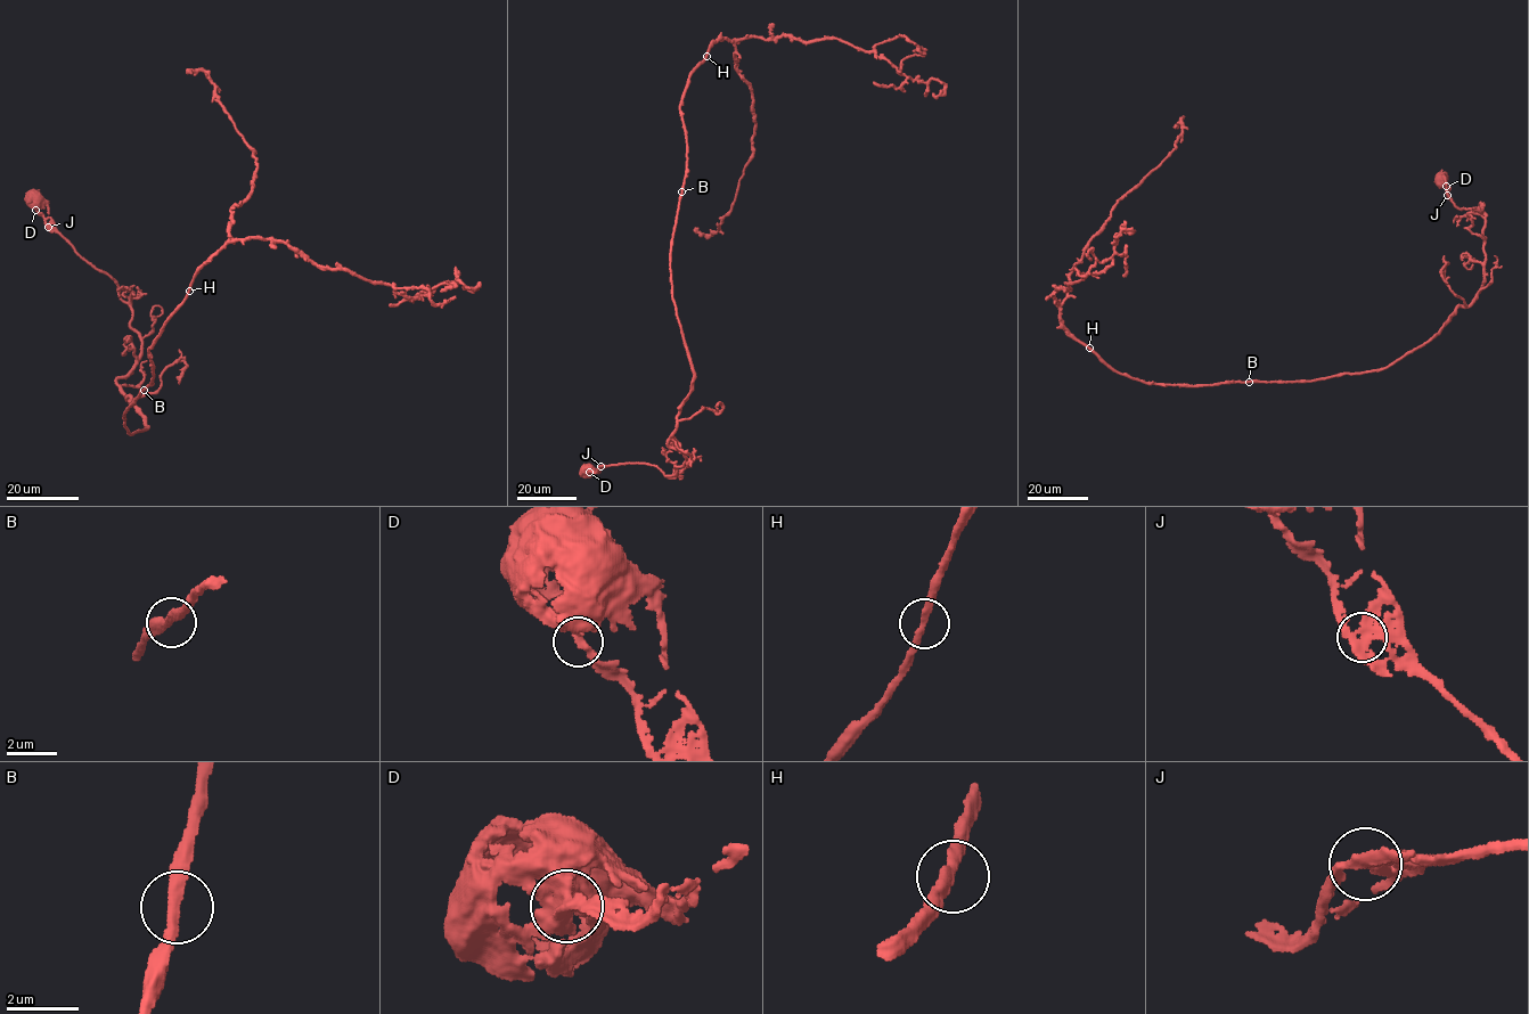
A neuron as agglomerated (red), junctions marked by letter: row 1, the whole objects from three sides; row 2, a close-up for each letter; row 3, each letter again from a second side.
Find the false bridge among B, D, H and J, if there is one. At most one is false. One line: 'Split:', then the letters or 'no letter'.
Split: no letter

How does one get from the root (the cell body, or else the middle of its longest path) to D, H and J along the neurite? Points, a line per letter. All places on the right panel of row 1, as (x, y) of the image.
D: (1248, 382), (1387, 368), (1470, 304), (1482, 284), (1485, 218), (1458, 209), (1446, 186)
H: (1248, 382), (1199, 385), (1143, 382), (1113, 370), (1089, 348)
J: (1248, 382), (1387, 368), (1470, 304), (1482, 284), (1485, 218), (1447, 195)

